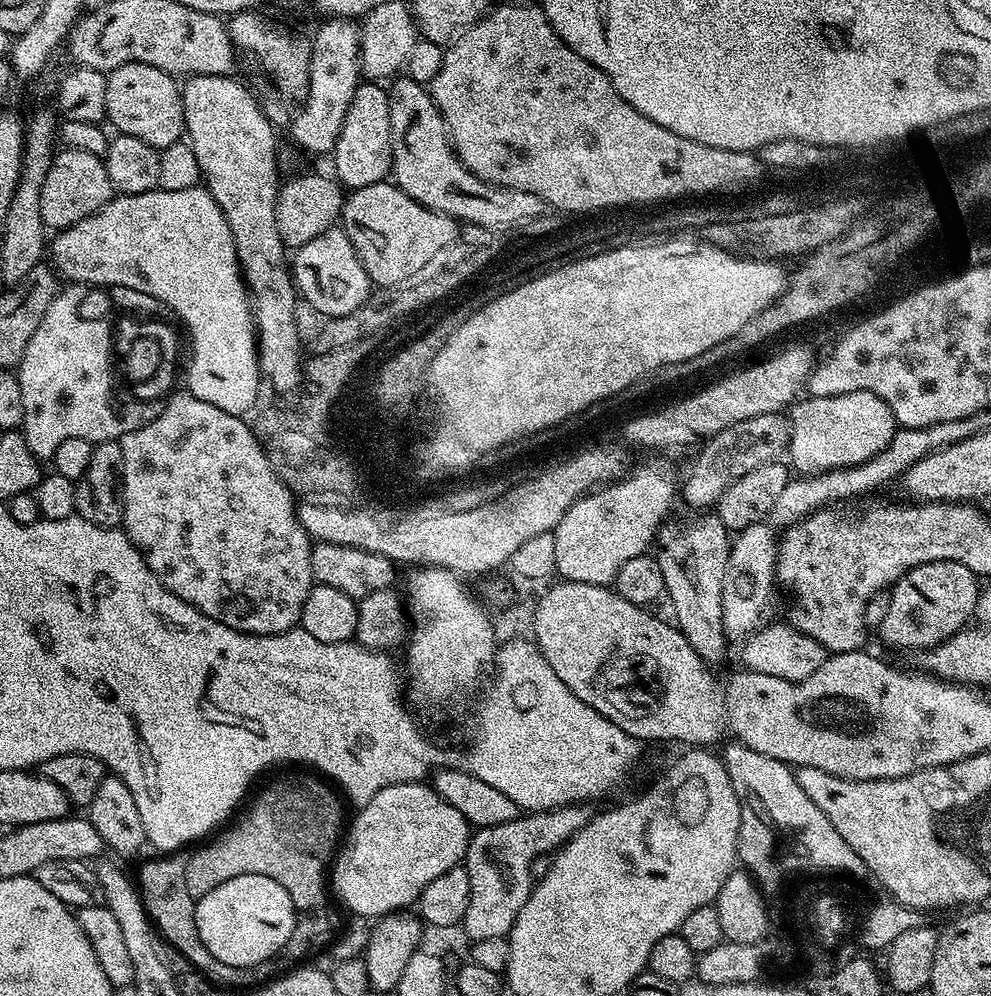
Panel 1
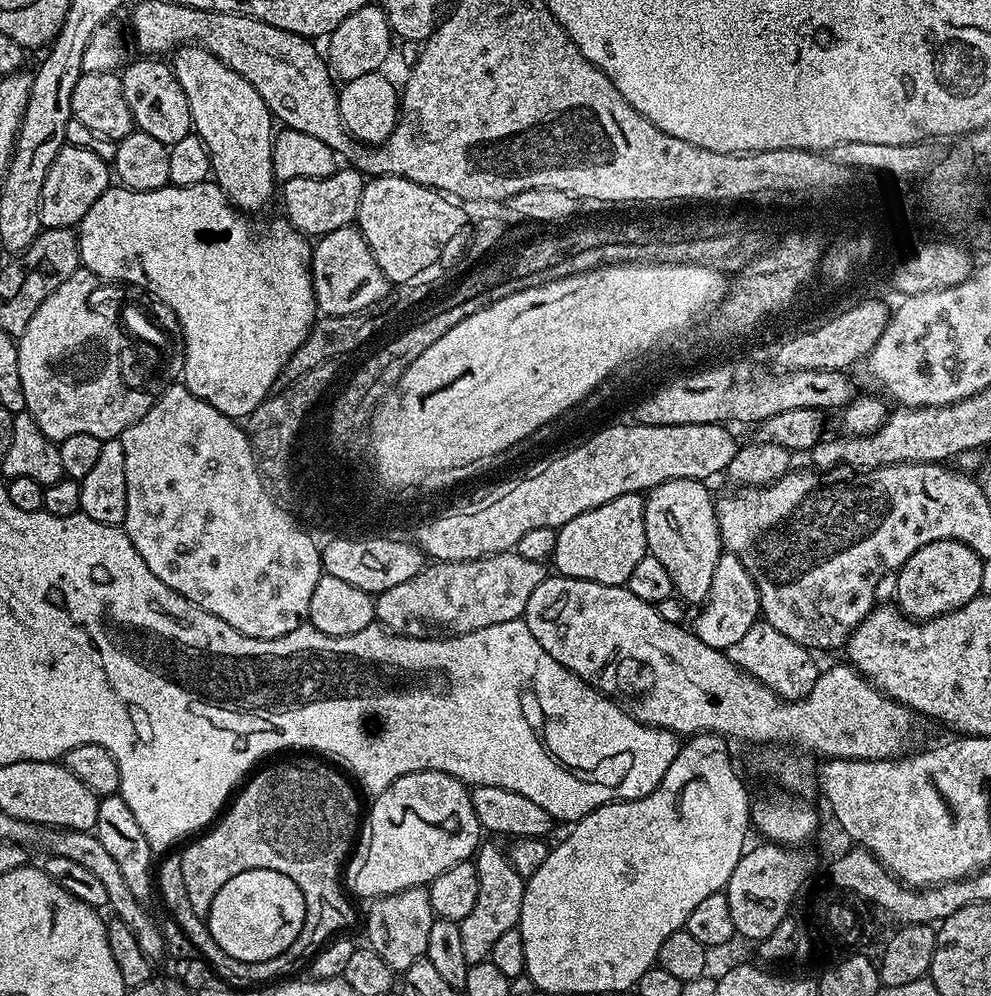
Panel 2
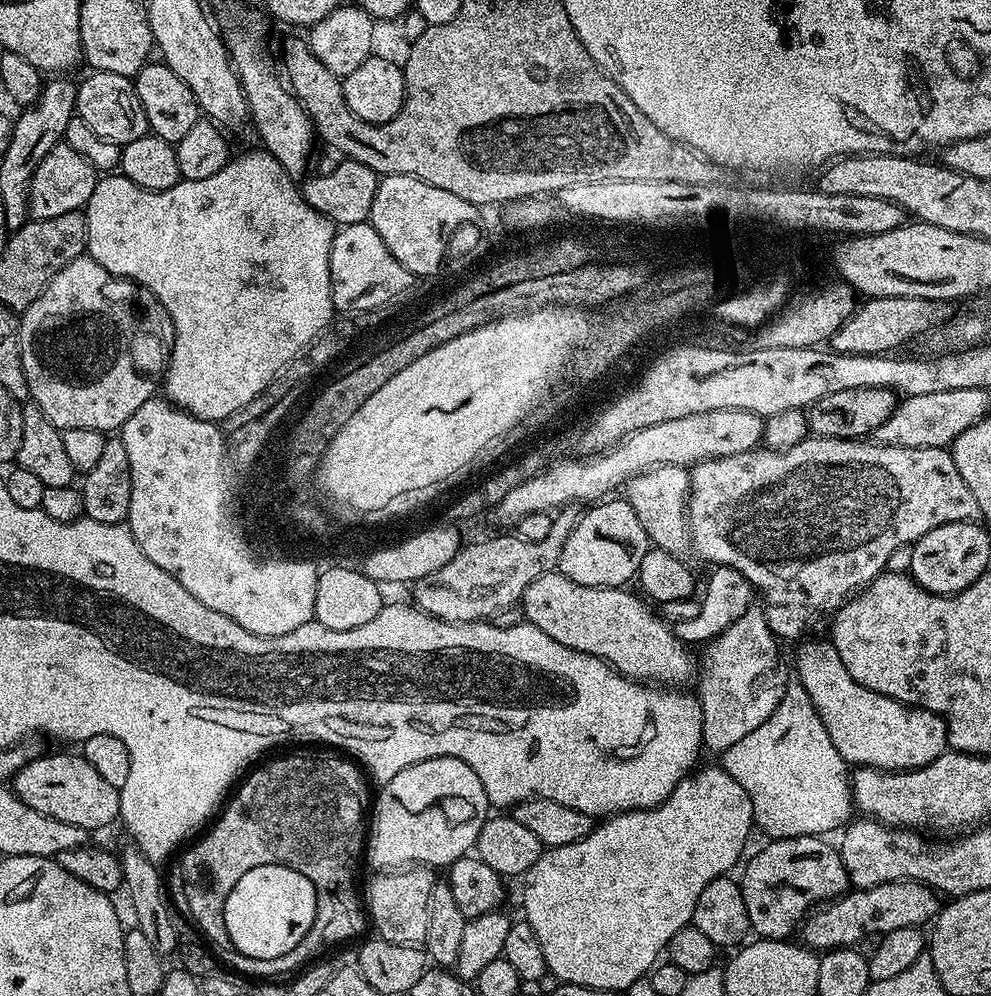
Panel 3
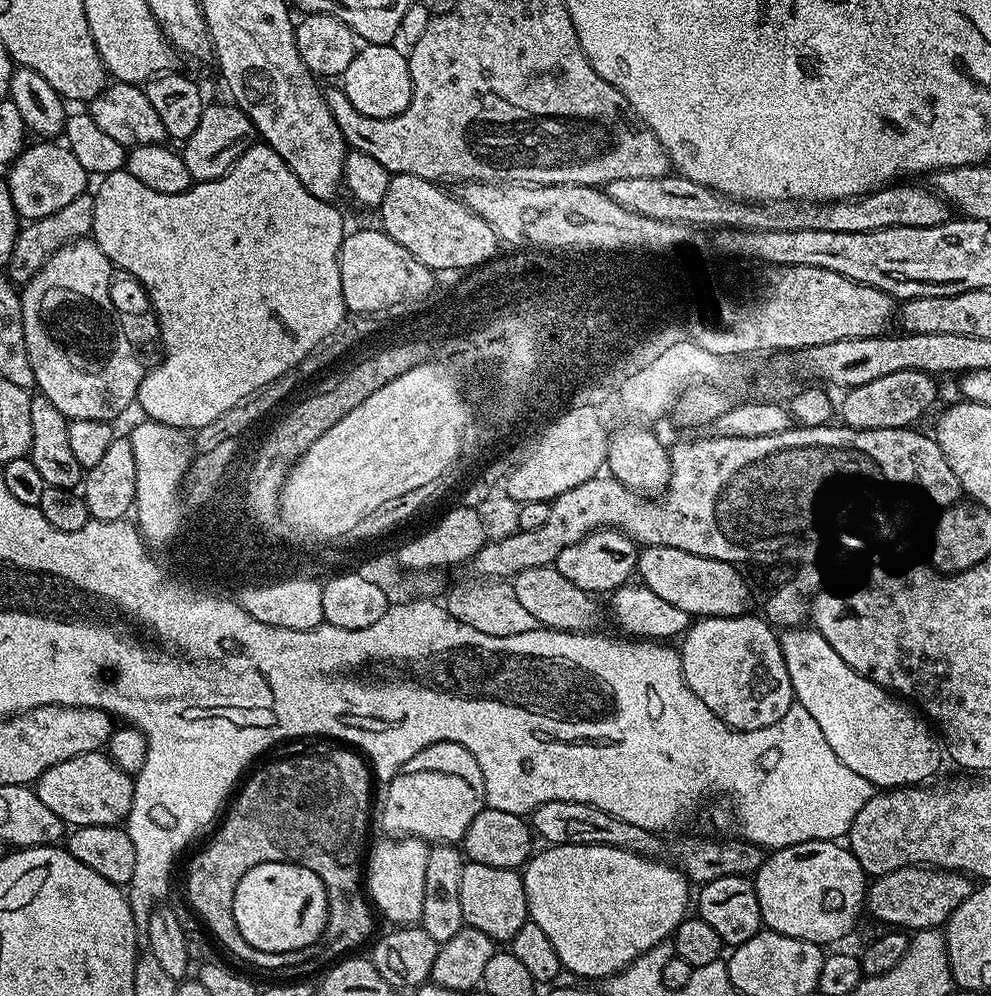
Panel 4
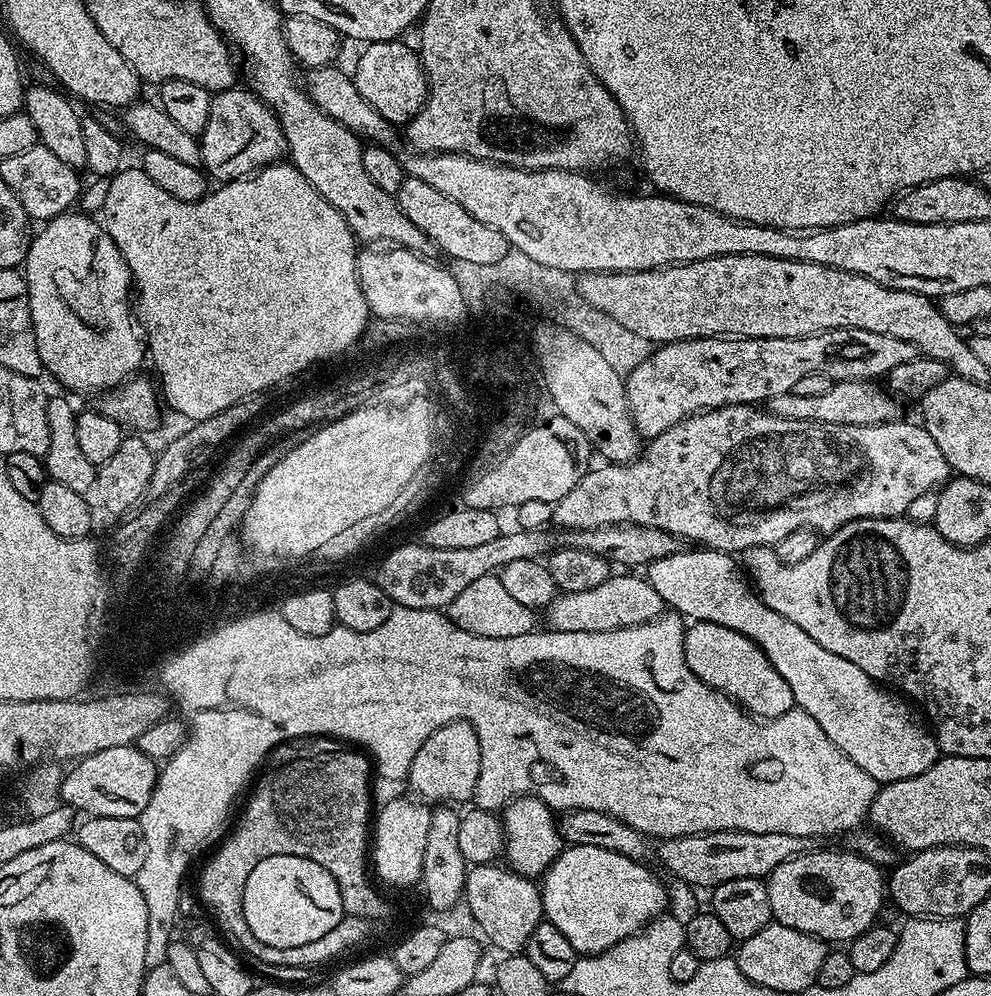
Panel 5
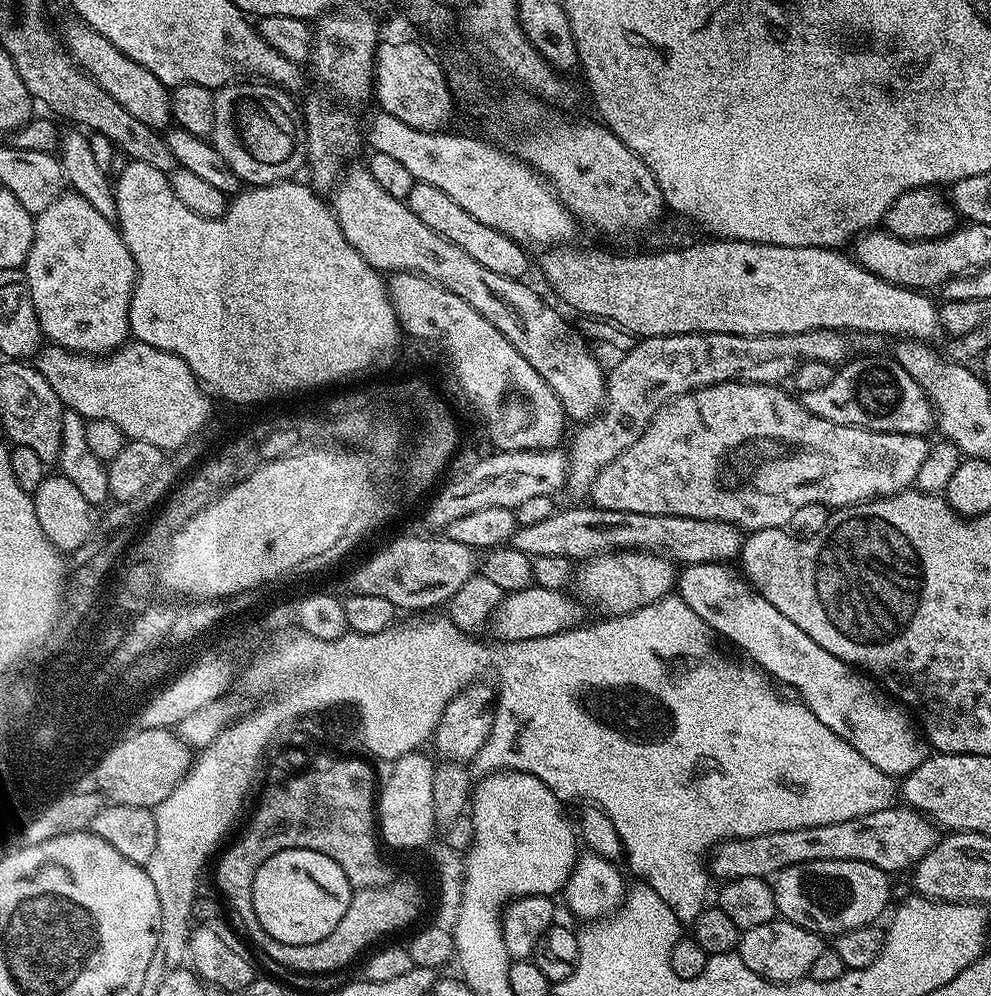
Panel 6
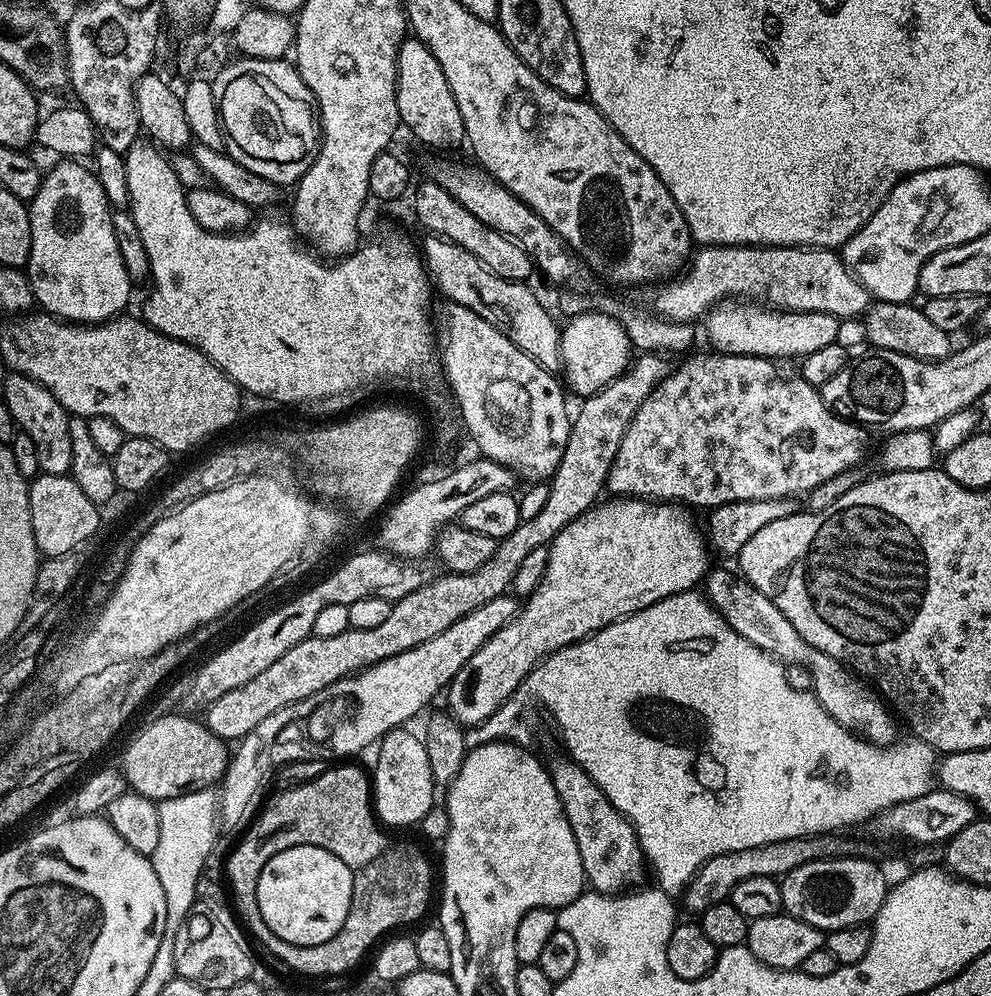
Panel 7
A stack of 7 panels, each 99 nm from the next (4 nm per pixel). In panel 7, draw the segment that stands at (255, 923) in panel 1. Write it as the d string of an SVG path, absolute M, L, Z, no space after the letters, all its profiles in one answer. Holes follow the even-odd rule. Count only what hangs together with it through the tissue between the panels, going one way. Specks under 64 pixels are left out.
M294 846L290 850L282 850L262 866L262 874L258 878L258 910L262 910L262 918L266 926L278 938L299 948L318 946L338 930L342 930L342 922L346 922L346 914L352 901L353 869L342 862L342 858L334 858L330 850L322 850L318 846Z

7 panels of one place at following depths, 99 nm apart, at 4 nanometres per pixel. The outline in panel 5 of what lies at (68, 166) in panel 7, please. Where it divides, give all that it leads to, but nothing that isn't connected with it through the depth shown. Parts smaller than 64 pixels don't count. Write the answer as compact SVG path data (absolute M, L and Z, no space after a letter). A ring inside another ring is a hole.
M69 210L41 228L44 229L37 236L35 233L31 237L22 271L28 283L30 318L44 372L52 375L62 387L69 388L64 389L69 393L103 394L137 375L141 371L140 363L146 360L146 348L130 311L132 274L118 246L114 246L114 238L110 238L95 215Z

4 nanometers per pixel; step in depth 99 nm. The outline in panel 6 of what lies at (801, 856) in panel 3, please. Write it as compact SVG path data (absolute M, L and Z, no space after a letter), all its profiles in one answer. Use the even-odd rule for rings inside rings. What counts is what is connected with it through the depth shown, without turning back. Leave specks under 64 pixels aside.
M807 860L789 868L783 868L774 877L774 898L777 913L783 919L794 922L811 932L839 934L858 926L876 924L888 904L889 873L878 866L861 860Z

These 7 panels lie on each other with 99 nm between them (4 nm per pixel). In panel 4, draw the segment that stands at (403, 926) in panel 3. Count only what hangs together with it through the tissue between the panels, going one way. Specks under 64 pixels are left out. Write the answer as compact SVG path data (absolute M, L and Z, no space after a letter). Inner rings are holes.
M417 836L384 839L388 840L380 840L377 844L375 841L366 856L367 899L371 901L379 915L381 912L389 920L389 925L419 925L422 914L422 893L426 886L429 841L419 840Z

